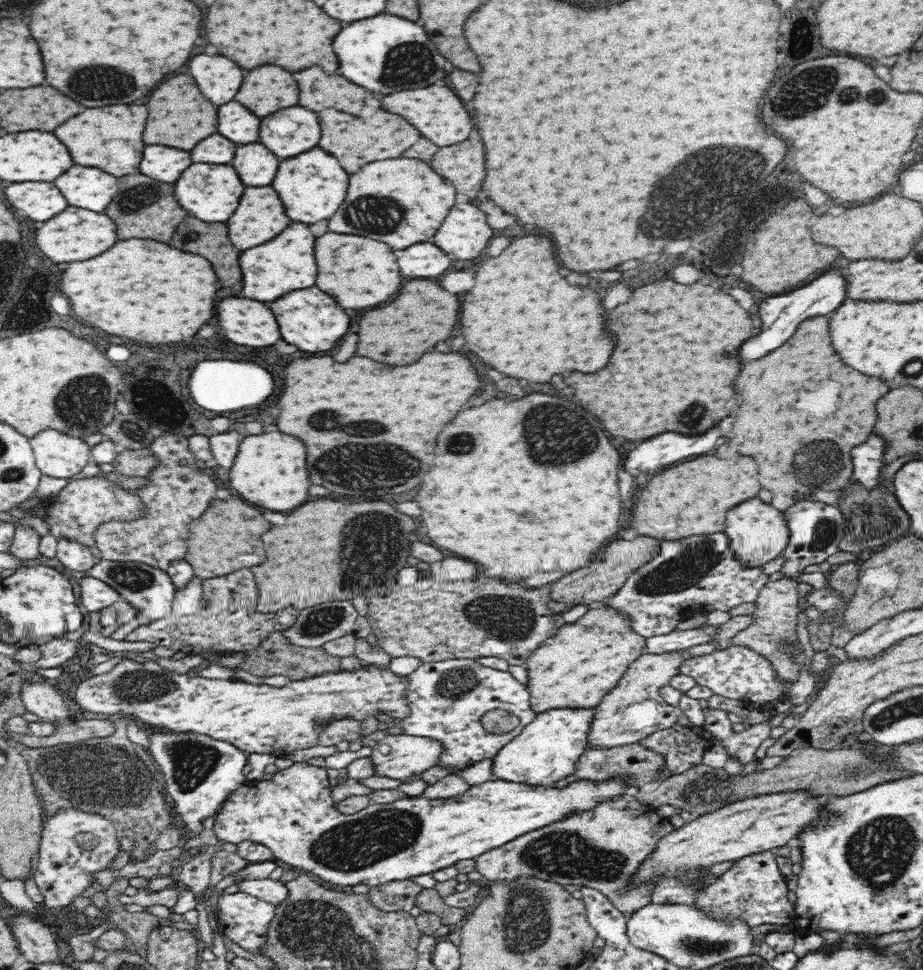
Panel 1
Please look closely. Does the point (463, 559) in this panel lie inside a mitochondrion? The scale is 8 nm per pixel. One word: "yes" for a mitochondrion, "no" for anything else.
no

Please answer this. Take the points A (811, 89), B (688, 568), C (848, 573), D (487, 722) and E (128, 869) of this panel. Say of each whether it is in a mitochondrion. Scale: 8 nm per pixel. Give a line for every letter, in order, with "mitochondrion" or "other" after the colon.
A: mitochondrion
B: mitochondrion
C: other
D: mitochondrion
E: other

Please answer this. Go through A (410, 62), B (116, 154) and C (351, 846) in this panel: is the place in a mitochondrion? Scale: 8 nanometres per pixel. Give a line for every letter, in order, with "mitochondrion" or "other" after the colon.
A: mitochondrion
B: other
C: mitochondrion

